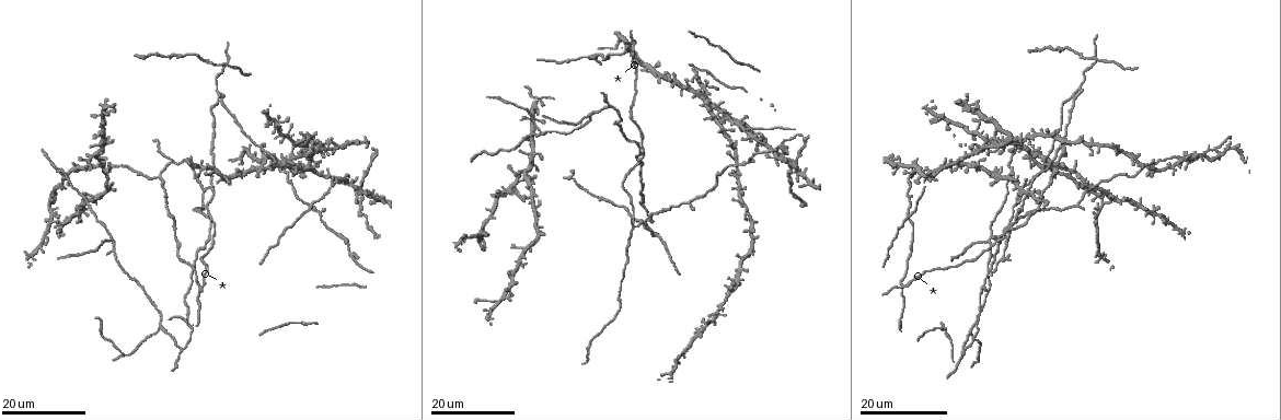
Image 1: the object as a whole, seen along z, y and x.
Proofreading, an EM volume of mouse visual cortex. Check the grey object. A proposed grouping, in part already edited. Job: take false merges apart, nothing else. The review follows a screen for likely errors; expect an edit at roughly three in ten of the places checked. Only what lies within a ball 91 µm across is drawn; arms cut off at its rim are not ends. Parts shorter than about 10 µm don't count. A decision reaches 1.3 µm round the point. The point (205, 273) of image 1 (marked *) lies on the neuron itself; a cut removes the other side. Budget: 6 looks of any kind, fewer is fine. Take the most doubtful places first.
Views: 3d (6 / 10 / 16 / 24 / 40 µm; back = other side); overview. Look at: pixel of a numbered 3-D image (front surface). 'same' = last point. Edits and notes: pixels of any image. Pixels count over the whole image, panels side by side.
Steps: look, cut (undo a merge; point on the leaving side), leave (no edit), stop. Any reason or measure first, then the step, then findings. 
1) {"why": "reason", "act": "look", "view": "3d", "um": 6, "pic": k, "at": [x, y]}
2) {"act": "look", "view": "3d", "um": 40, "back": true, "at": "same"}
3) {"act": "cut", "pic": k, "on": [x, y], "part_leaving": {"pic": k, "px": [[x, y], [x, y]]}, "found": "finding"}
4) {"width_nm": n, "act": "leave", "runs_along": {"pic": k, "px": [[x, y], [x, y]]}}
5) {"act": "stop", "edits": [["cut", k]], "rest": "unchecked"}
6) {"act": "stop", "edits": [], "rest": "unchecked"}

{"why": "four-way junction", "act": "look", "view": "3d", "um": 24, "pic": 1, "at": [1094, 57]}

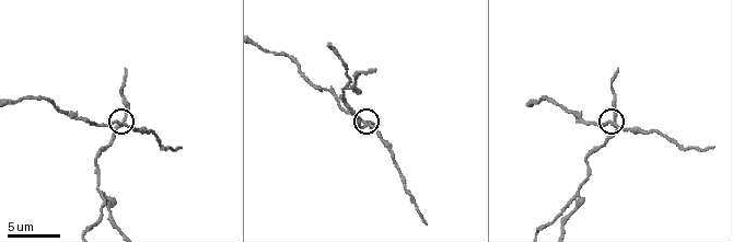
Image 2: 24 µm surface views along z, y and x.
{"act": "look", "view": "3d", "um": 6, "pic": 2, "at": [121, 123]}

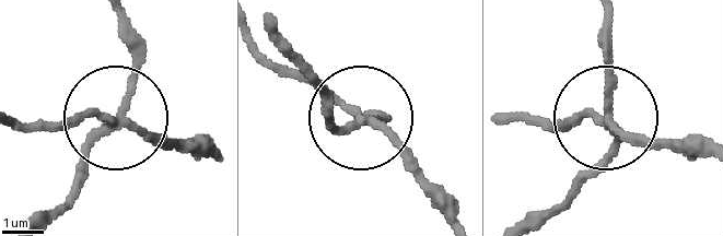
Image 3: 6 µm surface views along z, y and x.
{"width_nm": 190, "act": "cut", "pic": 3, "on": [160, 144], "part_leaving": {"pic": 3, "px": [[113, 127], [84, 116], [11, 122]]}, "found": "two neurons meet here"}

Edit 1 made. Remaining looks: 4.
{"why": "see it whole again", "act": "look", "view": "overview"}

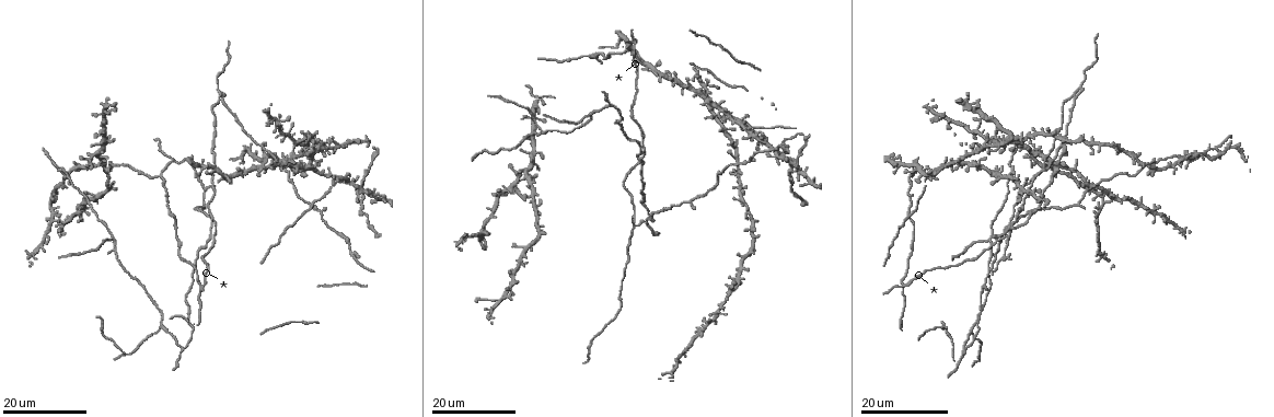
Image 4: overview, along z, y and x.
{"why": "three-way junction", "act": "look", "view": "3d", "um": 16, "pic": 4, "at": [207, 240]}

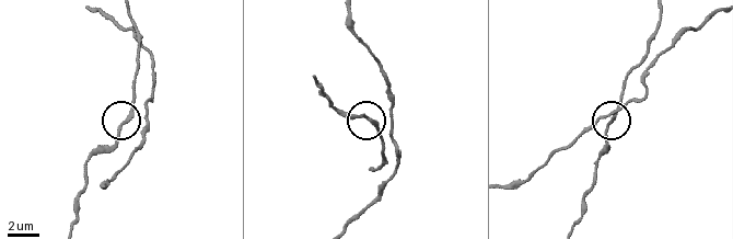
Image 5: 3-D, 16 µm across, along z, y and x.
{"act": "look", "view": "3d", "um": 10, "pic": 5, "at": [375, 123]}

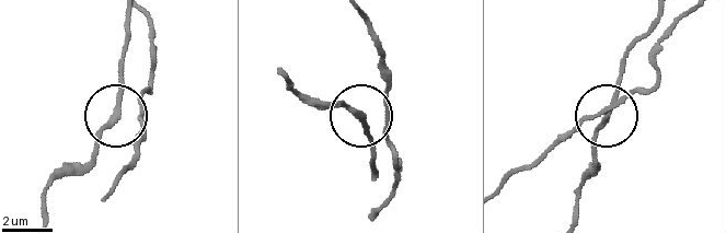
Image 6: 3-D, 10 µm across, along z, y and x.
{"arms": 3, "act": "leave", "runs_along": {"pic": 6, "px": [[358, 12], [379, 56], [385, 106], [358, 113], [325, 102]]}, "found": "all the same neuron"}

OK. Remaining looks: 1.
{"why": "arms part here", "act": "look", "view": "3d", "um": 10, "pic": 2, "at": [107, 197]}

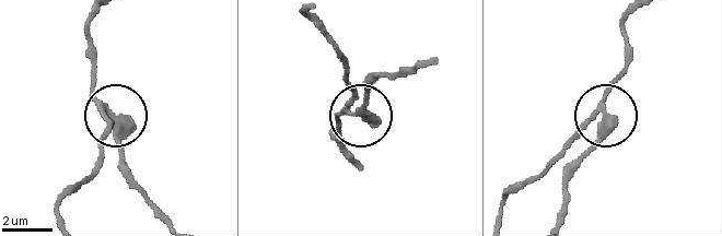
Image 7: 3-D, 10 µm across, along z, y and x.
{"arms": 3, "act": "cut", "pic": 7, "on": [129, 129], "part_leaving": {"pic": 7, "px": [[100, 107], [123, 162], [159, 217]]}, "found": "a second neuron is stuck on"}

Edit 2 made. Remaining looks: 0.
{"act": "stop", "edits": [["cut", 3], ["cut", 7]], "rest": "unchecked"}

